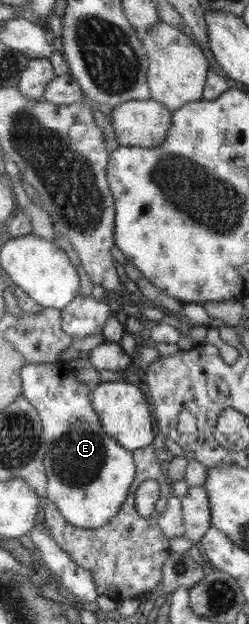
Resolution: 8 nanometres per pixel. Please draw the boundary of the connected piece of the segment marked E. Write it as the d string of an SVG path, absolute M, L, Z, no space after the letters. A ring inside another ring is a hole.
M65 363L26 364L22 371L22 381L24 396L40 412L44 423L44 438L48 446L44 459L48 472L48 498L57 504L67 521L77 527L106 526L124 506L125 500L131 493L132 483L136 481L137 468L133 452L125 449L109 433L103 431L100 415L93 407L93 385L79 381Z

